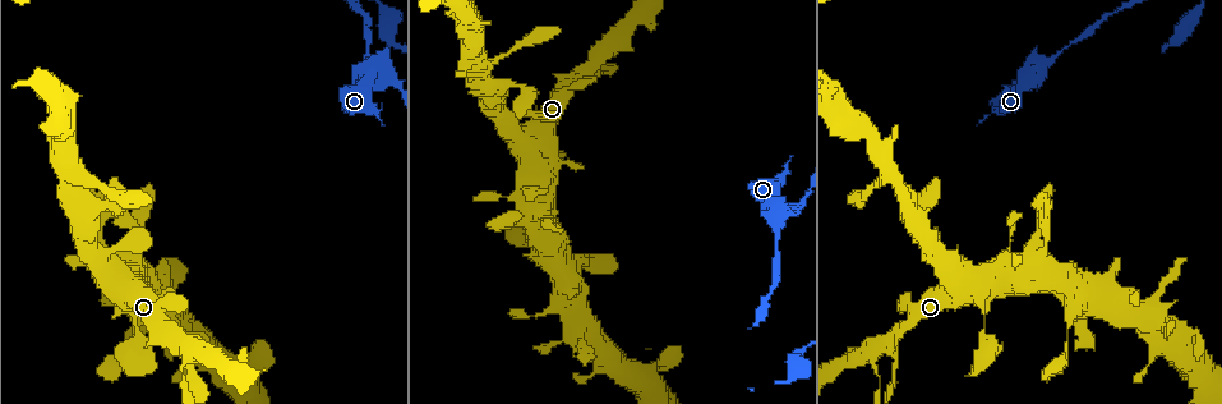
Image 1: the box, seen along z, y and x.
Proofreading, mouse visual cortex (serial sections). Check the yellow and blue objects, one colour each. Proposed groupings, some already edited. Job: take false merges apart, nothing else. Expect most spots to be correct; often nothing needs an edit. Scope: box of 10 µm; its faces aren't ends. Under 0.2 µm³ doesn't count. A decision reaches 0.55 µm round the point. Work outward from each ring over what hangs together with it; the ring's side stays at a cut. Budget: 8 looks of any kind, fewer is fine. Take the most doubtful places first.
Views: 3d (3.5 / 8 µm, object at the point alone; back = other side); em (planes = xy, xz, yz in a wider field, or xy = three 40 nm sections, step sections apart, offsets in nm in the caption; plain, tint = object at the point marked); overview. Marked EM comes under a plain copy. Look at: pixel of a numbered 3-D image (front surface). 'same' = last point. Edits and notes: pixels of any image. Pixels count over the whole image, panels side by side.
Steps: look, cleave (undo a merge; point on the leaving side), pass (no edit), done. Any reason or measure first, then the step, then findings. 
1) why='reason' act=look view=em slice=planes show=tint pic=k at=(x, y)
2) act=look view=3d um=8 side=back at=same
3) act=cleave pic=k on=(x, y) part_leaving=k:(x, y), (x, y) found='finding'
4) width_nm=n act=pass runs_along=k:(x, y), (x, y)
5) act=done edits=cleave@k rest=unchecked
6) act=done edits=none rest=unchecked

why='abrupt turn' act=look view=3d um=3.5 pic=1 at=(779, 214)

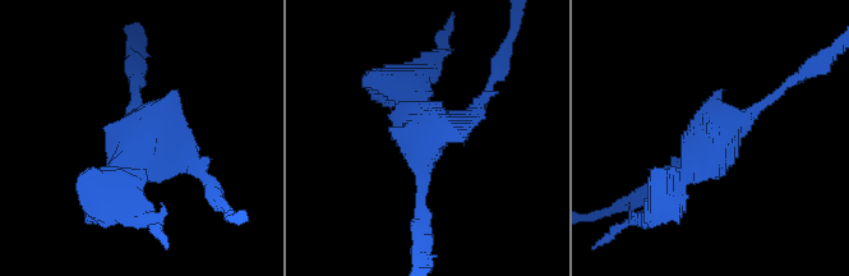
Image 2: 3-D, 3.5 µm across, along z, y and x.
act=look view=em slice=xy step=3 show=tint pic=2 at=(719, 134)

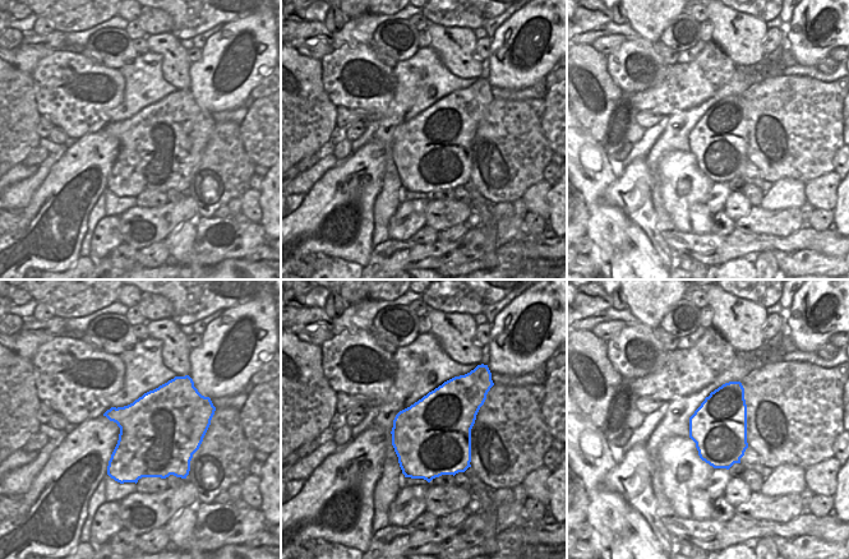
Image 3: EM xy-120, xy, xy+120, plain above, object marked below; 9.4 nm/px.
act=pass runs_along=2:(665, 198), (724, 128), (770, 101) found='one cell here'

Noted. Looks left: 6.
why='looks like a crossing' act=look view=3d um=3.5 pic=1 at=(888, 344)

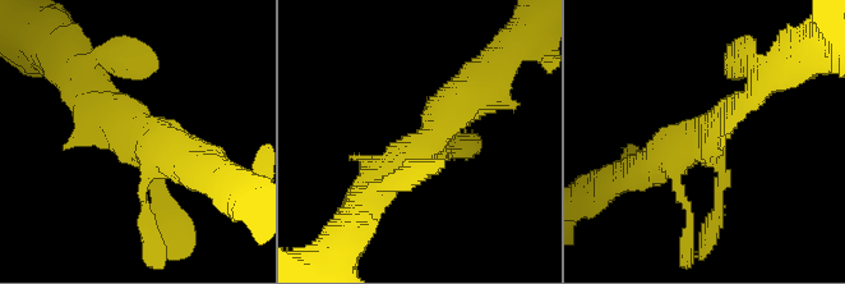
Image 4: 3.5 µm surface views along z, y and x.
arms=4 arm_widths_nm=150,150,250,500 act=look view=em slice=planes show=tint pic=4 at=(141, 135)

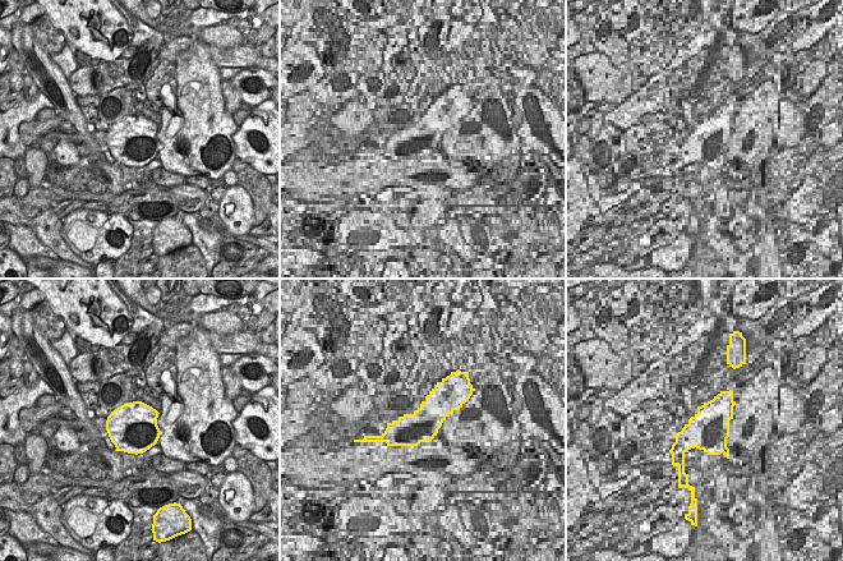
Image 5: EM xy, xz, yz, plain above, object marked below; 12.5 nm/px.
why='another direction' act=look view=em slice=xy step=5 show=tint at=same

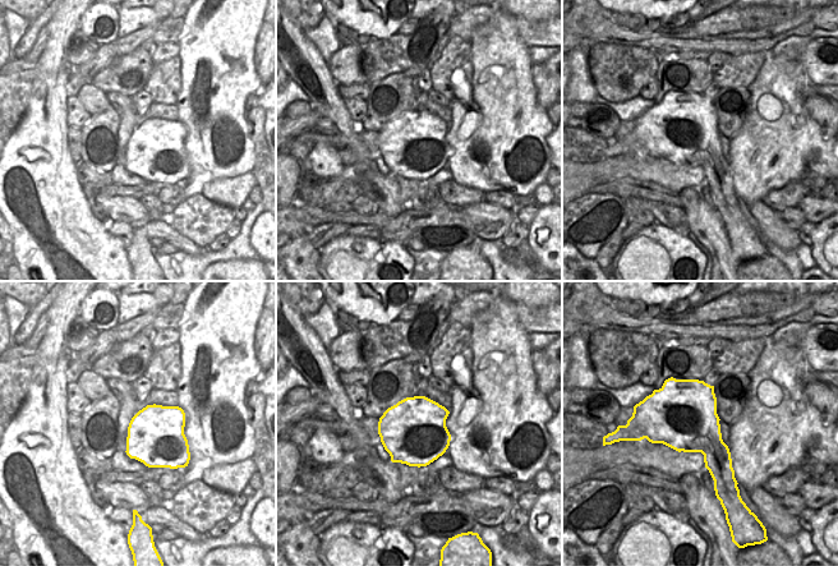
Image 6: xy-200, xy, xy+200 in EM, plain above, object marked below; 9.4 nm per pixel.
act=pass runs_along=4:(374, 193), (480, 82) found='one cell here'

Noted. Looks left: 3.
why='narrows sharply' act=look view=3d um=3.5 pic=1 at=(985, 325)

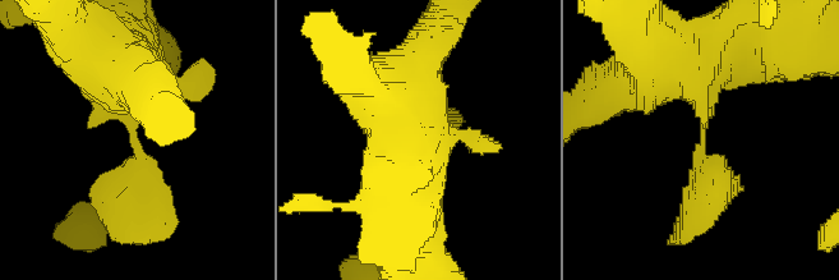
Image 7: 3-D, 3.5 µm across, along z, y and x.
act=look view=em slice=xy step=2 show=tint pic=7 at=(705, 138)

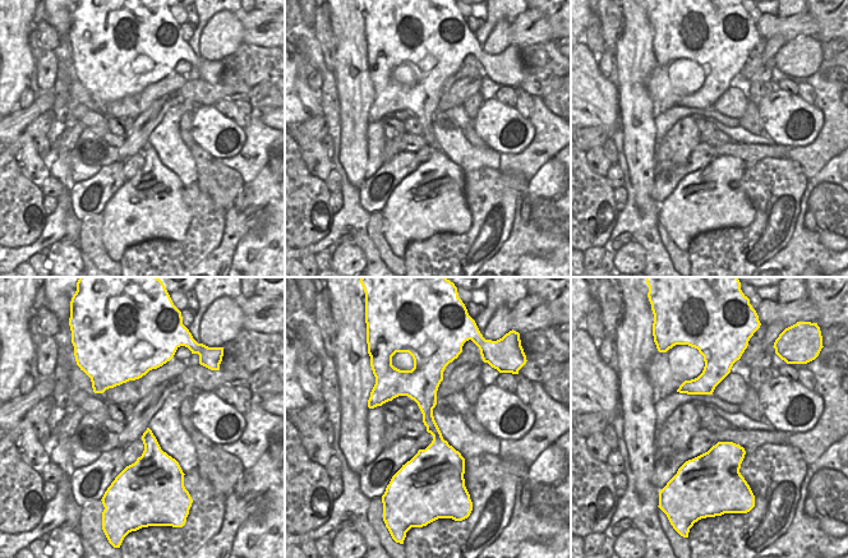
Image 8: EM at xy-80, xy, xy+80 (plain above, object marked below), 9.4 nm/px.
width_nm=220 act=pass runs_along=7:(681, 64), (706, 95), (697, 205) found='all the same cell'

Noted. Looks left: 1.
act=done edits=none rest=unchecked

